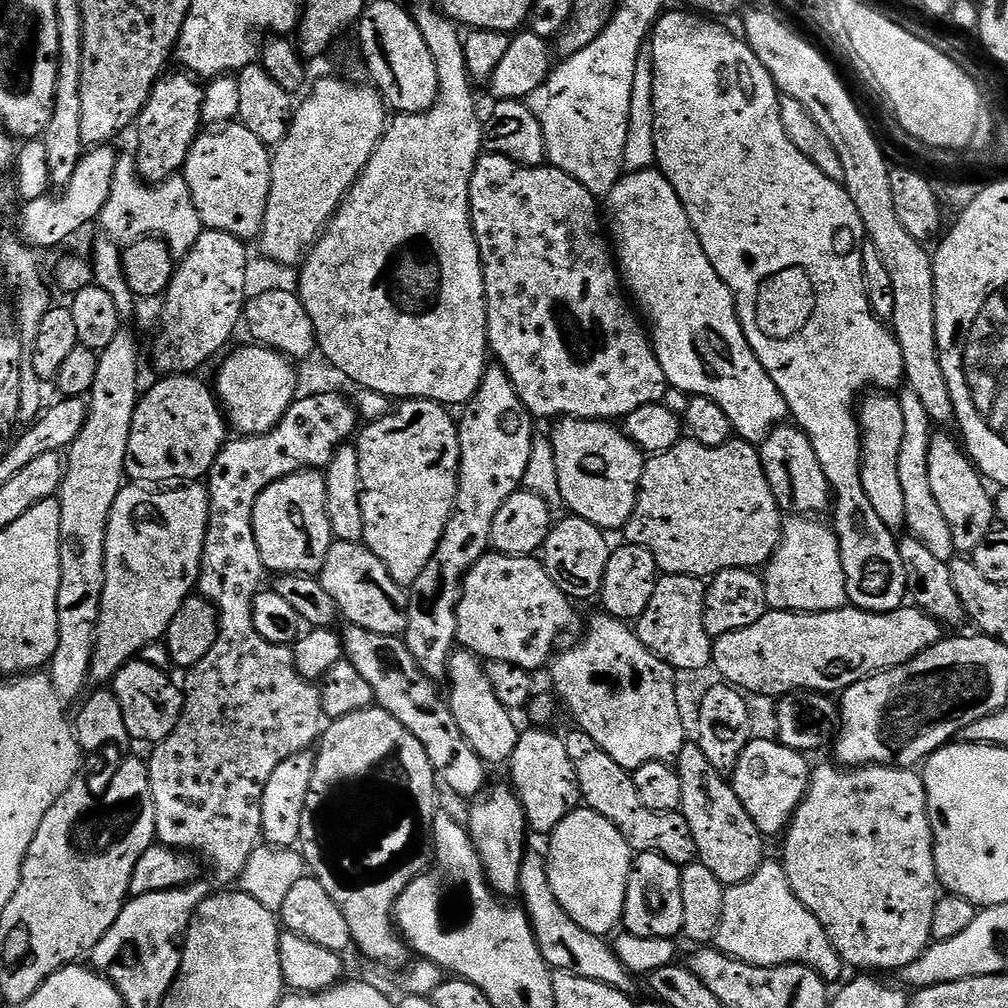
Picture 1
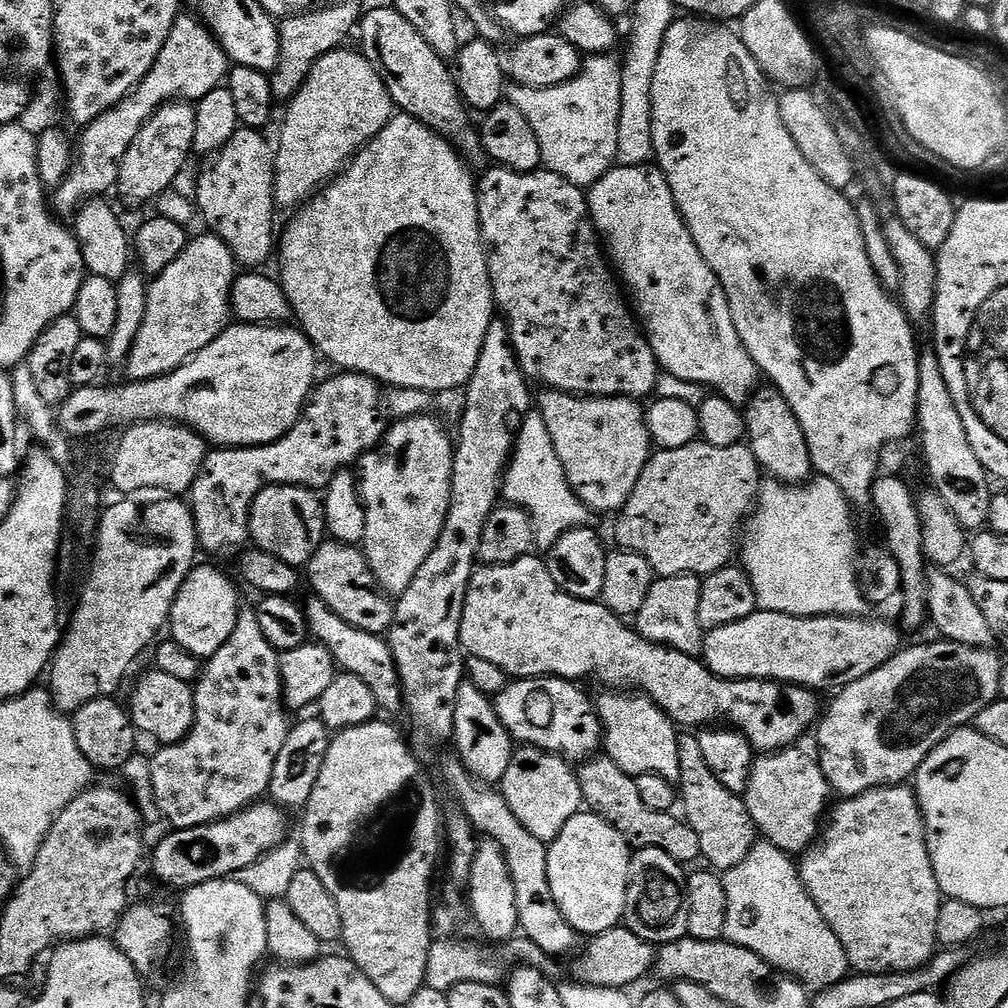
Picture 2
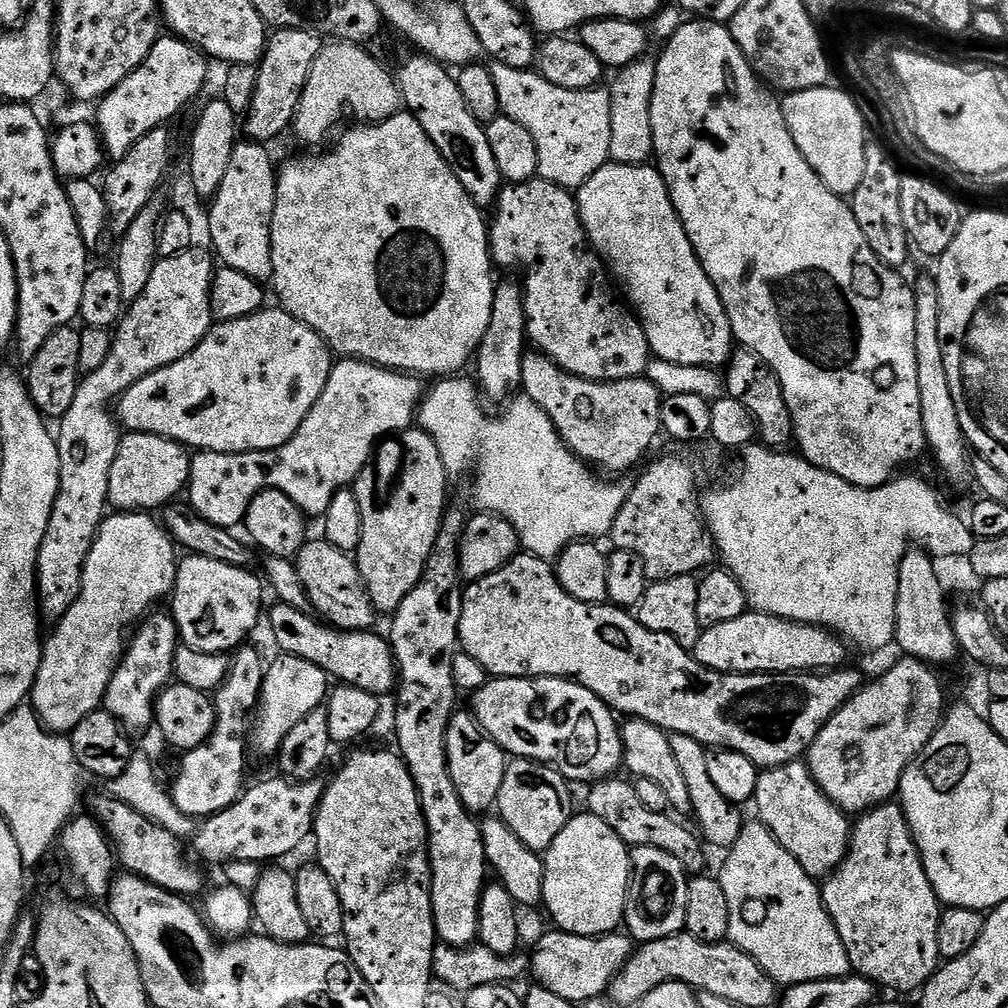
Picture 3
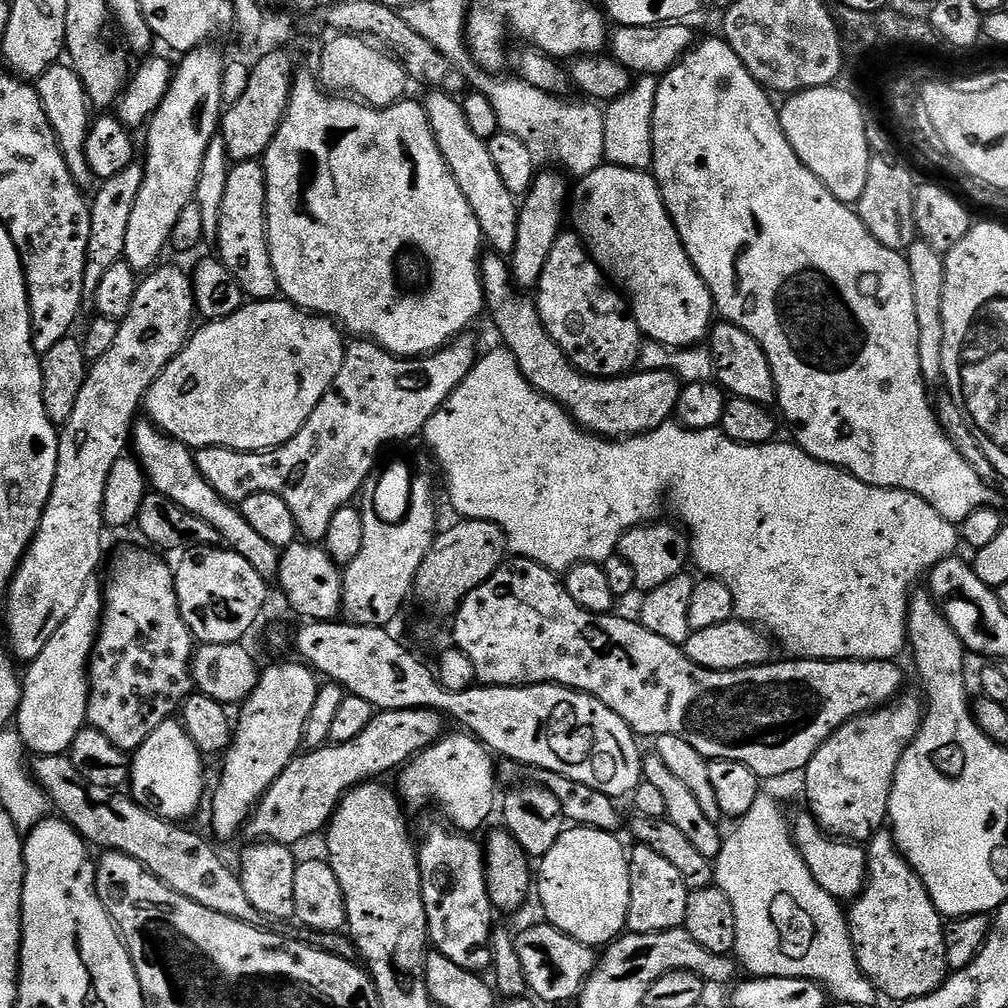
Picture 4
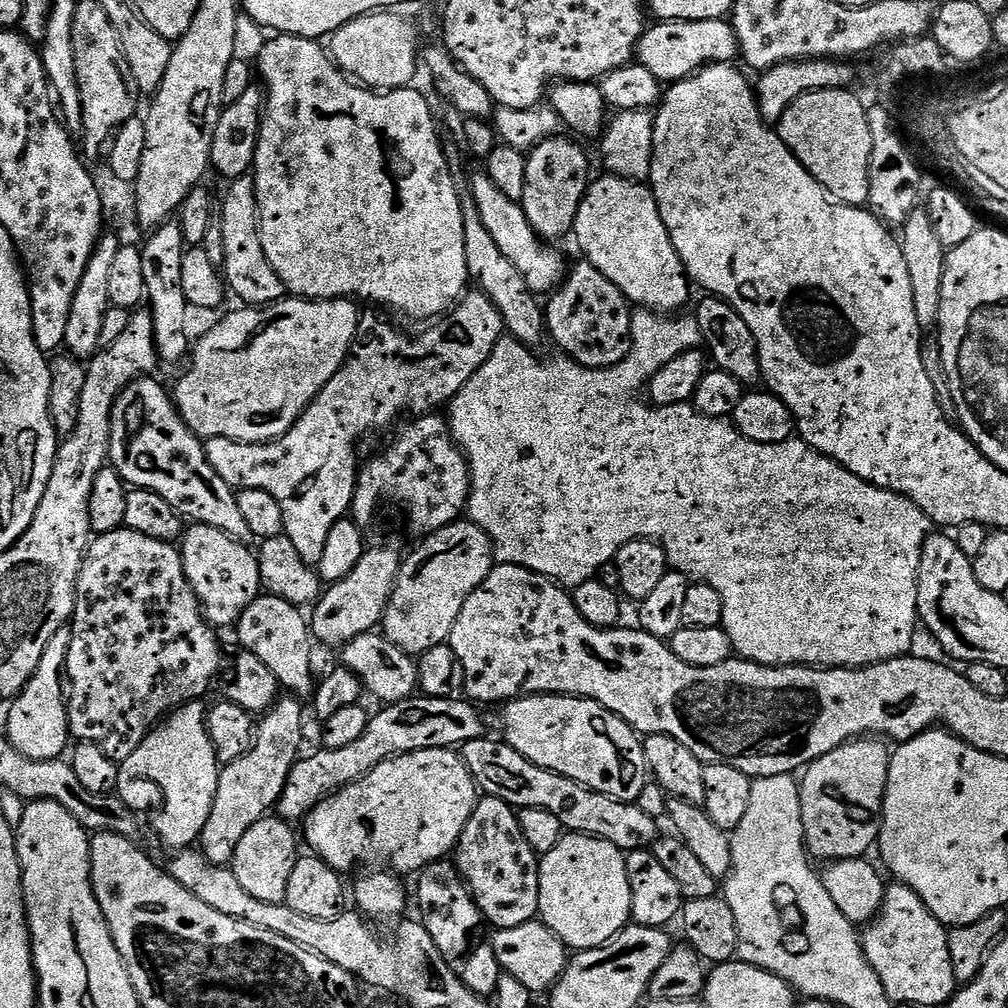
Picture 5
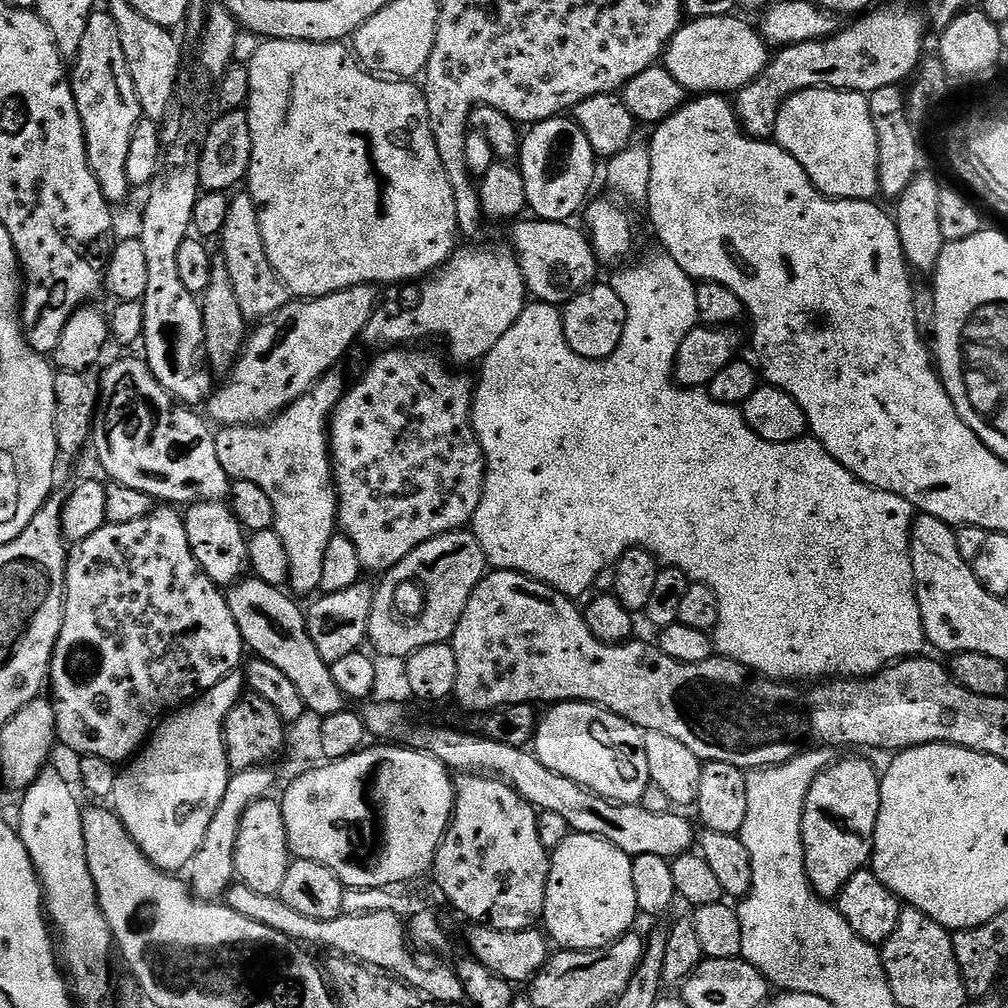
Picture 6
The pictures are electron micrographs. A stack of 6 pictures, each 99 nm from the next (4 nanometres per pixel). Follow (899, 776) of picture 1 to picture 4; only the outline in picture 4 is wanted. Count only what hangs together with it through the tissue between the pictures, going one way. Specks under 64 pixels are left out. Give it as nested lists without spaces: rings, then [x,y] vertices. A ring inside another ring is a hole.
[[[891,831],[877,832],[867,841],[866,851],[868,880],[846,912],[858,966],[862,974],[866,974],[868,981],[876,987],[877,993],[884,995],[885,992],[892,1000],[903,1002],[929,996],[931,992],[941,988],[950,975],[944,941],[945,917],[934,906],[922,878],[918,878],[916,871],[908,865],[908,859],[896,848],[896,840]]]

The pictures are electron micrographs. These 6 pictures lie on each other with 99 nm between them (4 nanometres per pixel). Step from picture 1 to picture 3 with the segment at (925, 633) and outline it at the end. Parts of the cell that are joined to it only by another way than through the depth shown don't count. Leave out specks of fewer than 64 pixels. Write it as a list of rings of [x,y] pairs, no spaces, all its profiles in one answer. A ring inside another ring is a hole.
[[[749,610],[742,614],[742,618],[703,629],[694,655],[698,663],[715,672],[749,676],[767,672],[839,670],[849,663],[848,651],[849,645],[827,628]]]

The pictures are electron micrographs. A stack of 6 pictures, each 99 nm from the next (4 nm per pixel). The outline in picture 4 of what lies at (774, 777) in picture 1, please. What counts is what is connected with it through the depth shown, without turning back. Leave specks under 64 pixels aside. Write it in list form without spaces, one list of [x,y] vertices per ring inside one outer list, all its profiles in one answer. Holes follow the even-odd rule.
[[[801,810],[790,820],[792,829],[792,841],[796,844],[798,854],[802,854],[802,862],[806,862],[806,870],[814,874],[814,882],[826,890],[834,899],[841,902],[851,902],[860,895],[864,889],[864,883],[868,880],[868,854],[859,843],[849,842],[828,835],[811,812]]]

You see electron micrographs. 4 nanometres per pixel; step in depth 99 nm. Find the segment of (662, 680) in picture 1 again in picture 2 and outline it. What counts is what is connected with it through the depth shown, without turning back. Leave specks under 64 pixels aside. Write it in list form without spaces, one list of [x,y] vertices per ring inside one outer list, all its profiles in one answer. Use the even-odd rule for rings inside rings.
[[[608,690],[603,693],[605,696],[595,701],[594,711],[600,718],[602,725],[602,748],[607,756],[622,770],[627,776],[633,778],[649,772],[658,774],[666,778],[666,782],[679,785],[680,771],[678,770],[678,735],[677,725],[666,715],[649,696],[643,694],[633,694],[628,690]]]

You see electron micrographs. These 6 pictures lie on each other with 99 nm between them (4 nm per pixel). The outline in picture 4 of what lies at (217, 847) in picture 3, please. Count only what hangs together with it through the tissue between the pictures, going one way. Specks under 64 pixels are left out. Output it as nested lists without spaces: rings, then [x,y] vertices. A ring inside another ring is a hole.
[[[407,708],[389,712],[380,710],[370,722],[370,726],[366,726],[366,730],[358,734],[358,738],[350,738],[350,742],[341,744],[329,742],[322,748],[301,751],[300,755],[290,762],[290,766],[286,766],[286,770],[278,774],[278,782],[274,782],[274,786],[270,786],[270,790],[266,790],[264,797],[256,803],[256,809],[249,816],[246,825],[247,835],[252,835],[251,839],[256,842],[297,846],[296,844],[302,843],[303,840],[310,839],[315,832],[323,833],[328,827],[329,820],[336,813],[336,807],[340,805],[340,799],[345,792],[360,784],[384,778],[387,772],[395,773],[403,769],[425,748],[431,748],[445,735],[444,723],[446,723],[445,717],[430,708]]]

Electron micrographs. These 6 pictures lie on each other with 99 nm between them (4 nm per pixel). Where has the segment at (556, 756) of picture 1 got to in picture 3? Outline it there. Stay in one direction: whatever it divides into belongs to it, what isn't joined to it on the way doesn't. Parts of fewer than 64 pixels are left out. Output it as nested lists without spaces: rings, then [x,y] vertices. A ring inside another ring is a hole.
[[[516,758],[511,761],[502,778],[502,790],[498,790],[494,808],[499,819],[504,821],[518,839],[530,850],[545,853],[549,846],[562,834],[562,830],[568,825],[568,821],[574,815],[572,809],[572,792],[570,782],[555,768],[540,764],[536,760]]]

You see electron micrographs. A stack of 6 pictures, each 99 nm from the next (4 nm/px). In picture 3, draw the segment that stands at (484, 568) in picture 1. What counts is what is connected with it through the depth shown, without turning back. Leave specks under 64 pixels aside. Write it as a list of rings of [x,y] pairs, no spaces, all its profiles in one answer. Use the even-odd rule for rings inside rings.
[[[518,554],[506,566],[494,570],[494,574],[483,576],[480,580],[471,581],[464,588],[464,601],[462,602],[462,618],[460,619],[460,642],[459,647],[470,658],[474,658],[488,671],[492,678],[526,678],[533,680],[539,676],[553,676],[559,680],[573,680],[575,684],[582,685],[586,690],[590,690],[604,704],[612,709],[613,713],[624,718],[633,720],[645,720],[654,726],[658,726],[666,733],[677,732],[686,734],[698,742],[702,742],[709,749],[734,750],[738,754],[746,754],[750,762],[754,762],[757,768],[777,768],[783,764],[789,764],[801,759],[807,753],[809,746],[818,738],[822,726],[845,704],[855,692],[859,692],[862,687],[862,679],[852,666],[845,666],[839,670],[821,670],[819,672],[767,672],[766,674],[750,674],[749,676],[737,676],[735,674],[725,674],[715,672],[706,666],[702,666],[689,649],[683,648],[678,641],[670,638],[670,634],[658,634],[646,626],[642,626],[639,619],[631,611],[617,608],[615,604],[587,604],[578,602],[558,582],[553,565],[546,560],[540,560],[537,556]]]

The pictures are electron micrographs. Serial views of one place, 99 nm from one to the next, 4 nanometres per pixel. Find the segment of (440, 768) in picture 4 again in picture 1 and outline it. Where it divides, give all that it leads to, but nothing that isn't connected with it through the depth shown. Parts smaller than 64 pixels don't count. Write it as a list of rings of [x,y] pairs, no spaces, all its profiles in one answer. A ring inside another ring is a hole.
[[[453,651],[448,659],[447,683],[452,683],[452,689],[446,692],[449,708],[454,714],[454,722],[458,722],[458,730],[470,742],[470,746],[482,758],[485,764],[507,765],[514,754],[514,746],[518,746],[521,729],[516,728],[517,717],[508,711],[494,694],[490,686],[490,678],[486,678],[485,661],[472,652]]]

